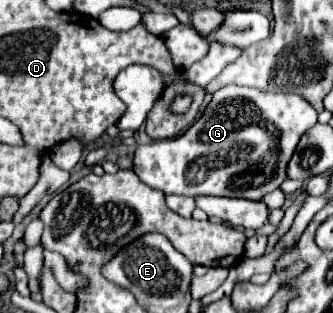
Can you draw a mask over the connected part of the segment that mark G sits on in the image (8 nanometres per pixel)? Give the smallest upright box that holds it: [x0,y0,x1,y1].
[131,86,317,200]

